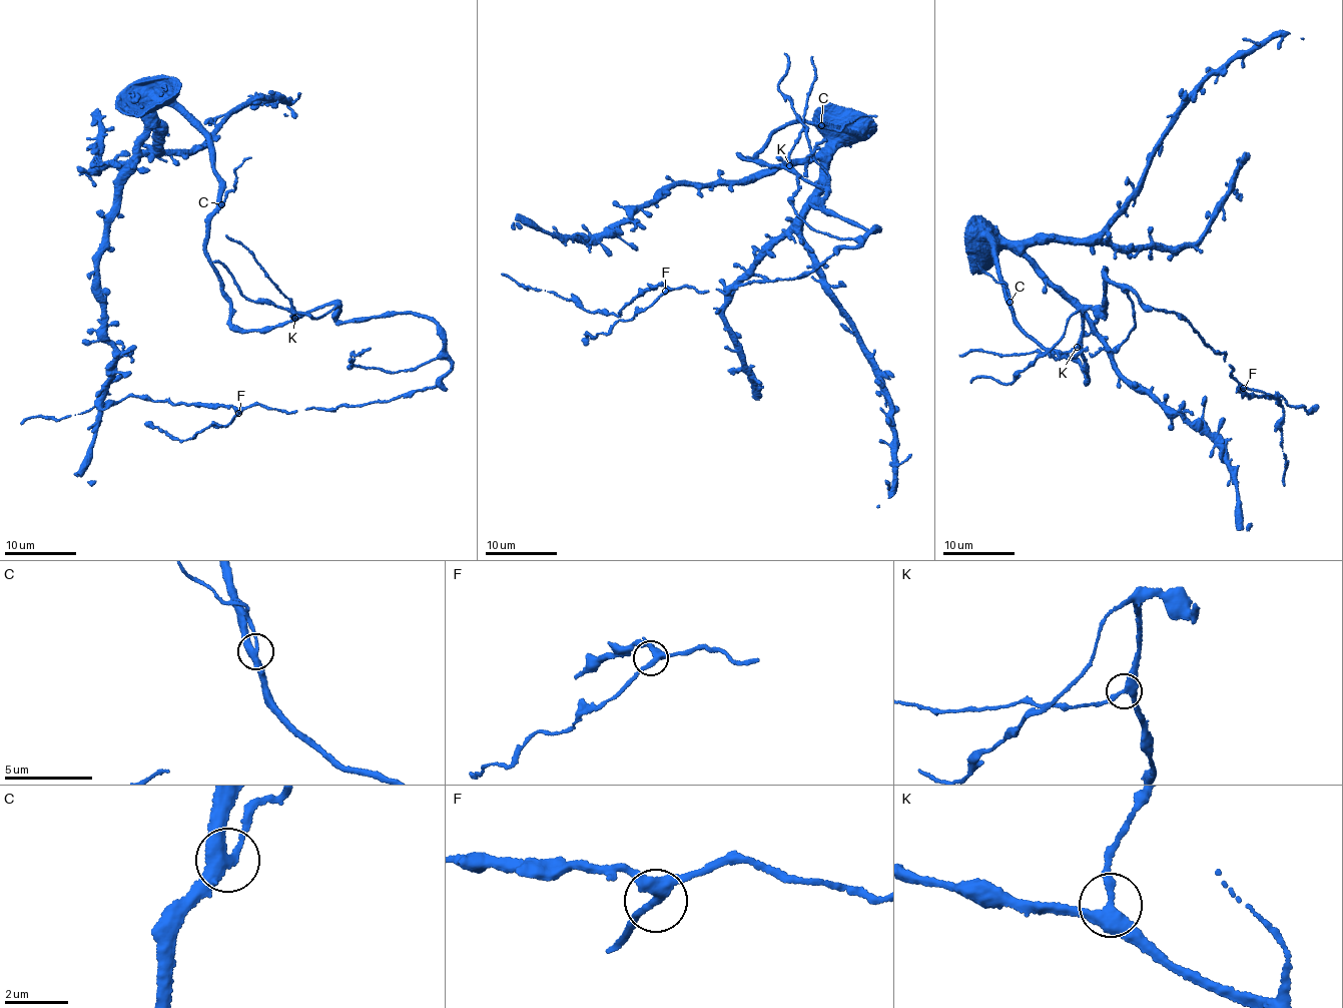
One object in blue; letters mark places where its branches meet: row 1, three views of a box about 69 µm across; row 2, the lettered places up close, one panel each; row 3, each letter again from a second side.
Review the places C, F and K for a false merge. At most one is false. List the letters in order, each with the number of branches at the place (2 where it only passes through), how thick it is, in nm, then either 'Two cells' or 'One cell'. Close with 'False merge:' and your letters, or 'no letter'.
C: Branches: 3. Thickness 360 nm. Two cells
F: Branches: 3. Thickness 280 nm. One cell
K: Branches: 3. Thickness 320 nm. One cell
False merge: C

